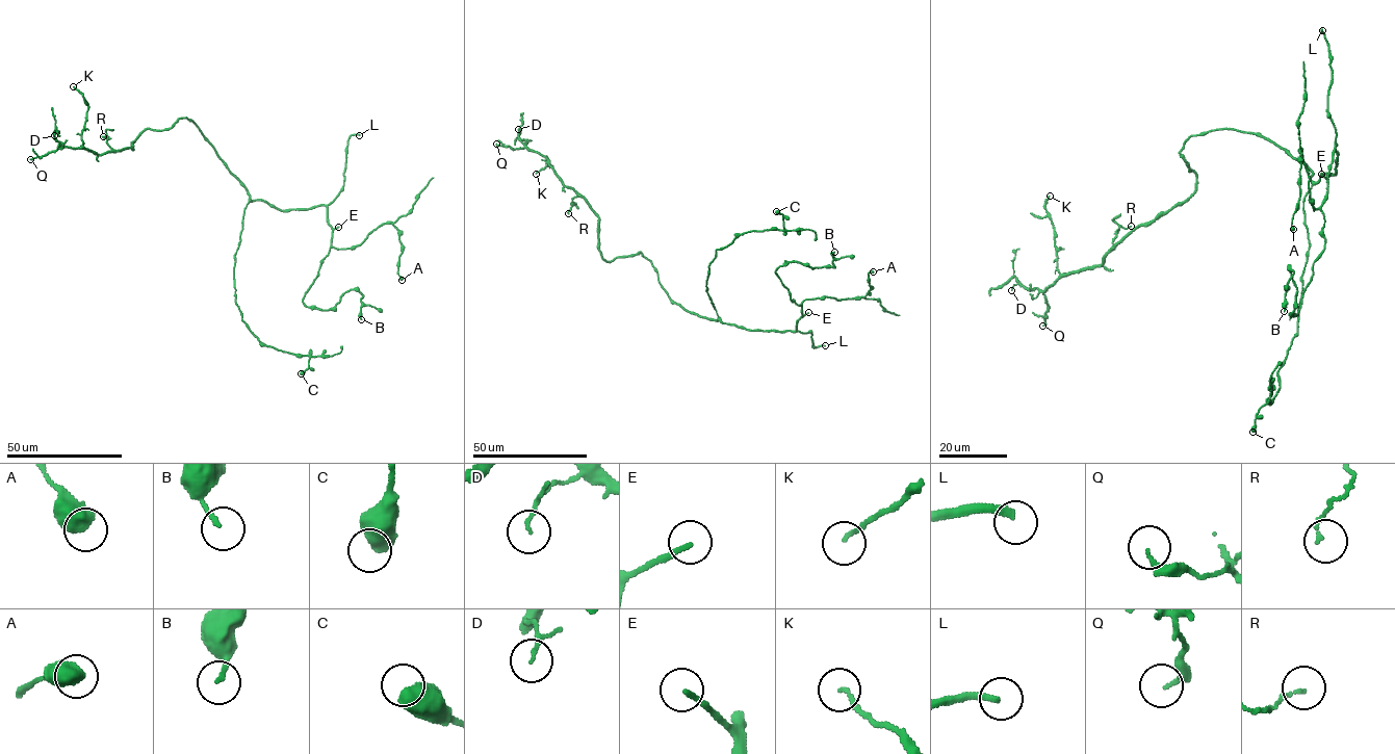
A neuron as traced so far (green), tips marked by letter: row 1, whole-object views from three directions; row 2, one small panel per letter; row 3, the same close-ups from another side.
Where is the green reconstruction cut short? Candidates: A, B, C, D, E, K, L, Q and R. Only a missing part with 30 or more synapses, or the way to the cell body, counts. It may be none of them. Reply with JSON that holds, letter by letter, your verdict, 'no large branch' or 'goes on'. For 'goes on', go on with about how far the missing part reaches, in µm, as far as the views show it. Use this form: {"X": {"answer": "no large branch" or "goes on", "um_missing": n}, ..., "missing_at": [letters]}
{"A": {"answer": "no large branch"}, "B": {"answer": "no large branch"}, "C": {"answer": "no large branch"}, "D": {"answer": "no large branch"}, "E": {"answer": "goes on", "um_missing": 60}, "K": {"answer": "no large branch"}, "L": {"answer": "goes on", "um_missing": 80}, "Q": {"answer": "no large branch"}, "R": {"answer": "no large branch"}, "missing_at": ["E", "L"]}

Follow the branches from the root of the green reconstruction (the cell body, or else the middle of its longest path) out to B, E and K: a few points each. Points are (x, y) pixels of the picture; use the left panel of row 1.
B: (230, 172), (251, 201), (281, 210), (327, 207), (331, 245), (303, 302), (330, 309), (357, 289), (361, 319)
E: (230, 172), (251, 201), (264, 201), (281, 210), (325, 205), (328, 225), (333, 229), (338, 227)
K: (230, 172), (185, 118), (163, 130), (145, 129), (133, 149), (101, 154), (83, 148), (88, 105), (73, 86)

